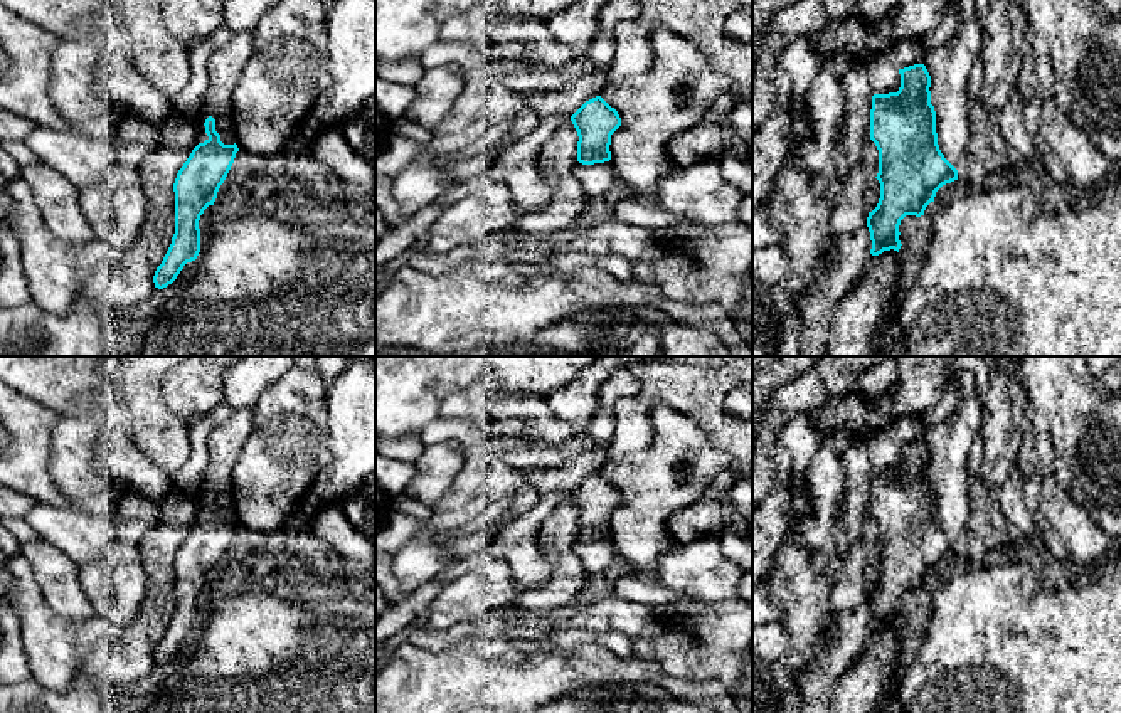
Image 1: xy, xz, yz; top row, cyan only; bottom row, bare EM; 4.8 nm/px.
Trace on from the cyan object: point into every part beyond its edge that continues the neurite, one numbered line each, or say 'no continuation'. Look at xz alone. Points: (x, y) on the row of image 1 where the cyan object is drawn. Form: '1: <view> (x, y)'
1: xz (596, 179)

